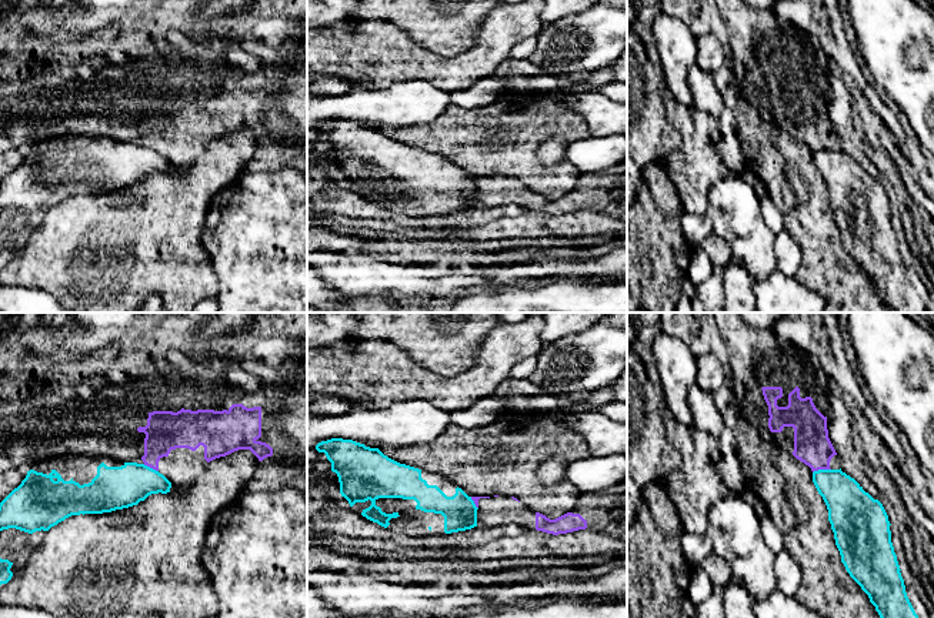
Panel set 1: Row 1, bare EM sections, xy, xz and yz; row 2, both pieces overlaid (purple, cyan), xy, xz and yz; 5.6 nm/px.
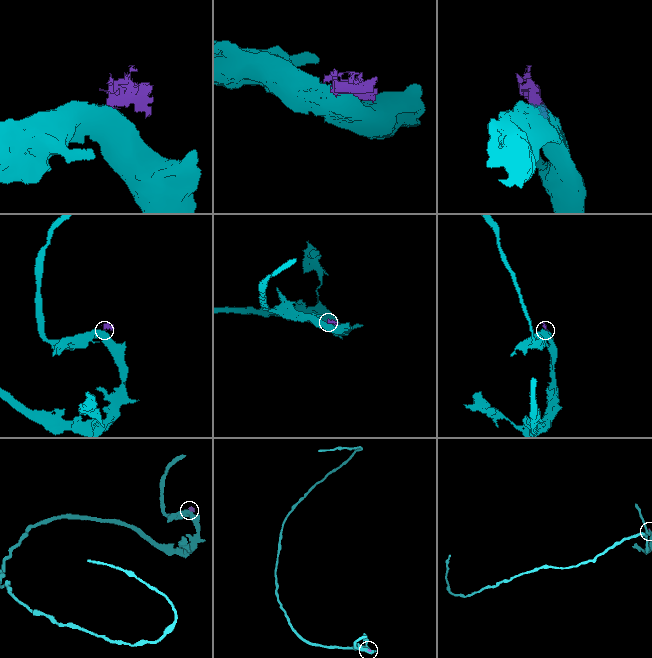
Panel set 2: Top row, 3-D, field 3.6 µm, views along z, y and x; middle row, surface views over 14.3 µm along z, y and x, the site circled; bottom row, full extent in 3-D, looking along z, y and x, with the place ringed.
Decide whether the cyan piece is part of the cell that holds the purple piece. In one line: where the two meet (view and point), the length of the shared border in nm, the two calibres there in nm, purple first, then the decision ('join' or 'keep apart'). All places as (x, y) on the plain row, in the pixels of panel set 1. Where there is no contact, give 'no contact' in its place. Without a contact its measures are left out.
contact yz (821, 149); length 110 nm; calibres 200 and 240 nm; keep apart

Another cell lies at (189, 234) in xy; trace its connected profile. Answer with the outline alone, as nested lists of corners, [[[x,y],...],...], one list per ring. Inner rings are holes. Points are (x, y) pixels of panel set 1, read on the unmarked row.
[[[238,130],[210,141],[189,168],[171,164],[167,174],[151,174],[129,188],[66,198],[19,240],[19,251],[0,268],[0,285],[44,290],[73,313],[134,313],[149,295],[161,298],[160,313],[193,313],[200,301],[219,291],[217,275],[201,243],[209,204],[244,170],[257,146],[258,138],[250,130]]]

